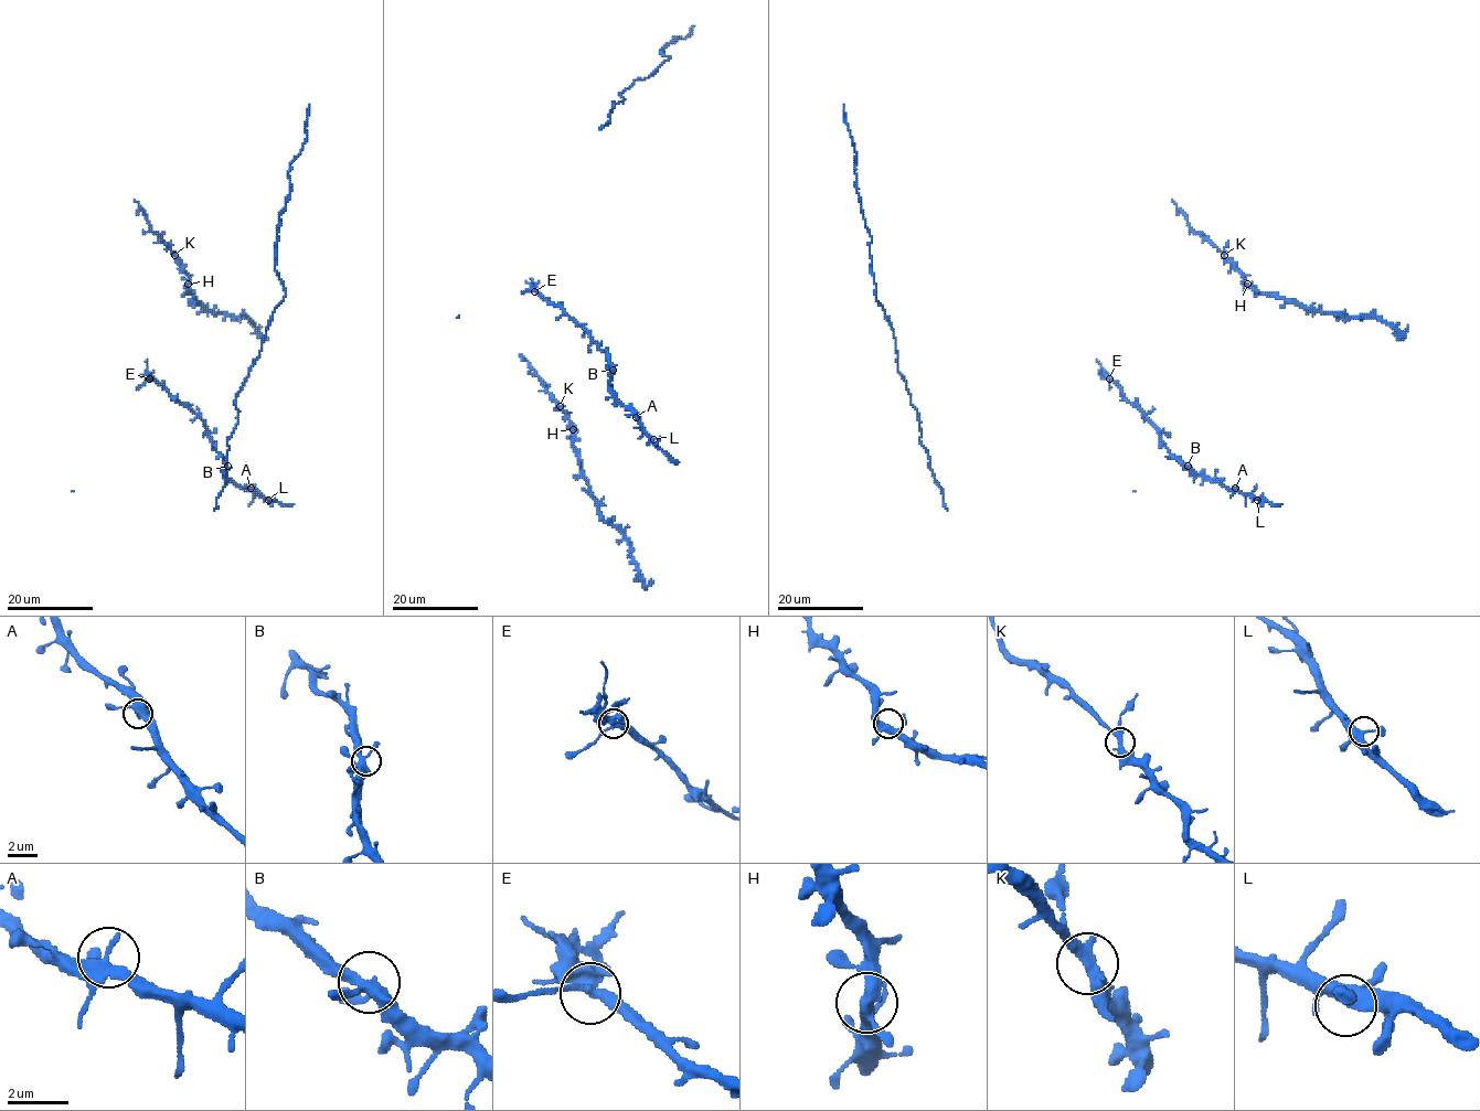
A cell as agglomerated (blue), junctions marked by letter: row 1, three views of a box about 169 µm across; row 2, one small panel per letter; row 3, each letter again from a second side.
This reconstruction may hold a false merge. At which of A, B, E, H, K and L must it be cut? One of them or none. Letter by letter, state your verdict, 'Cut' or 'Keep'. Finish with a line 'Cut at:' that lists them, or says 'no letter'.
A: Keep
B: Keep
E: Cut
H: Keep
K: Keep
L: Keep
Cut at: E

